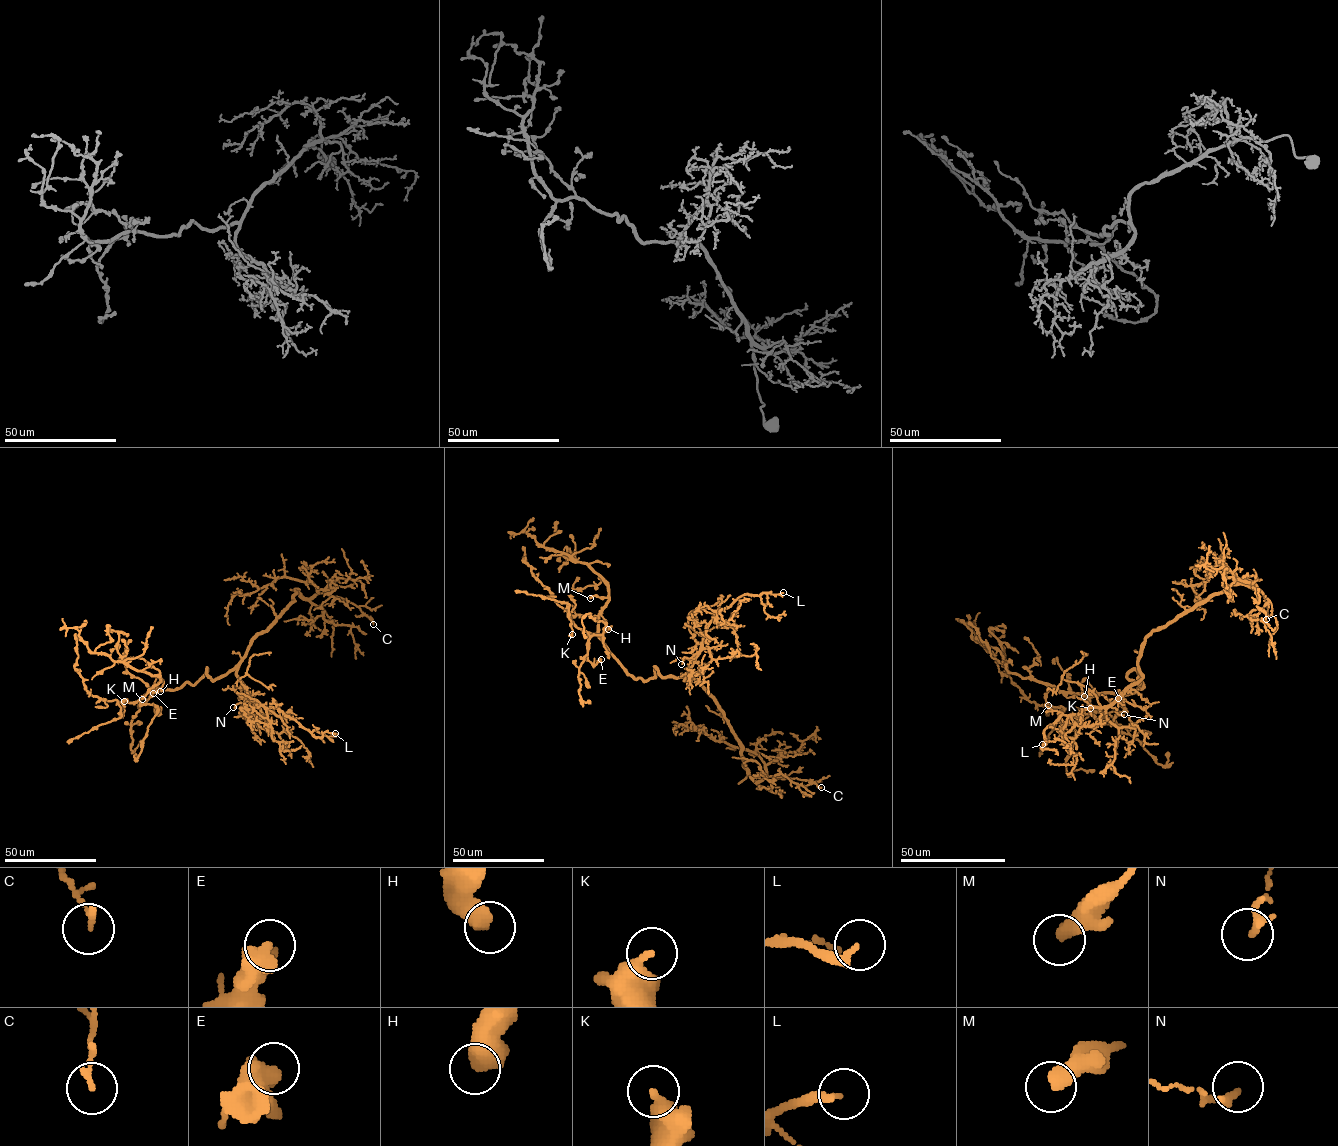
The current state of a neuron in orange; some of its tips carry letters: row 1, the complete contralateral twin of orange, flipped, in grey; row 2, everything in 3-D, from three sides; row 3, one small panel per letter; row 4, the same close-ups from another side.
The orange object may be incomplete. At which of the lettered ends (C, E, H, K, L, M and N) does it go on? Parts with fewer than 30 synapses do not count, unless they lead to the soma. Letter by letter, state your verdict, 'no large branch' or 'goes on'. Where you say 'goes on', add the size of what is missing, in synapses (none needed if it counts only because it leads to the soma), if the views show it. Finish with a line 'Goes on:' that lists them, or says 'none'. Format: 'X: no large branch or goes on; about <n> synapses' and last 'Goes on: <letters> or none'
C: no large branch
E: no large branch
H: no large branch
K: no large branch
L: no large branch
M: no large branch
N: no large branch
Goes on: none

